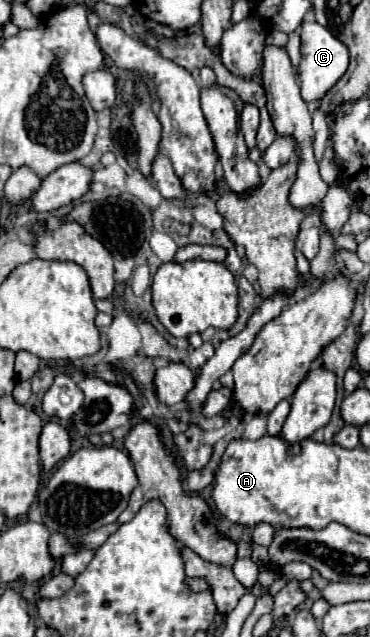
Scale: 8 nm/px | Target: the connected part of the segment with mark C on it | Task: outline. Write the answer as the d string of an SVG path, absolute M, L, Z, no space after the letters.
M302 22L300 38L302 38L302 46L300 46L302 60L296 68L296 74L298 74L300 94L302 94L304 102L312 104L318 98L322 98L346 72L346 68L348 68L348 48L338 38L334 38L324 26L320 26L318 22Z

